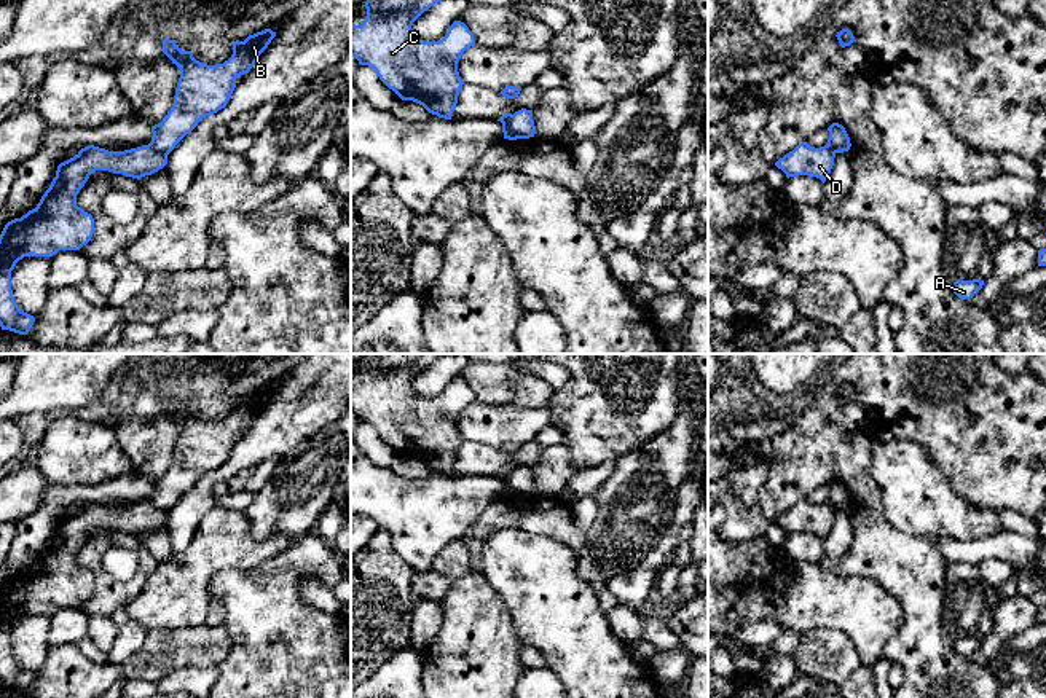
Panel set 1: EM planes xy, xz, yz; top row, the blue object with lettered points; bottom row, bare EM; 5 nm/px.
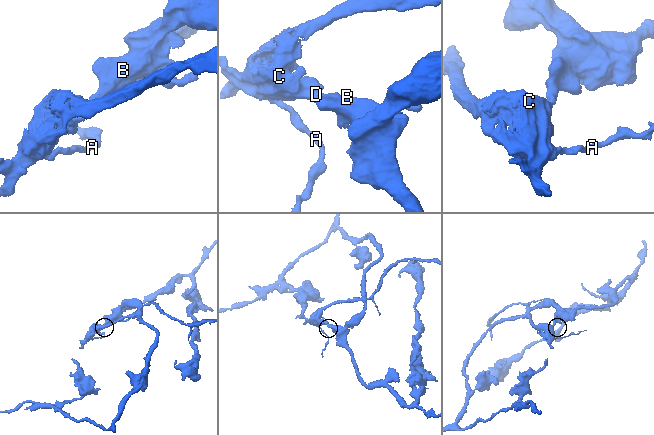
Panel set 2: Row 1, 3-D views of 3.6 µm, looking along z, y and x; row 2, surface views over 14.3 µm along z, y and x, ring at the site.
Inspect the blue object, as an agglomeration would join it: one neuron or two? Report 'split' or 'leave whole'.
split

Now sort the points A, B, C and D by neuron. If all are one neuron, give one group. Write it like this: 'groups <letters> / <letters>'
groups A C D / B

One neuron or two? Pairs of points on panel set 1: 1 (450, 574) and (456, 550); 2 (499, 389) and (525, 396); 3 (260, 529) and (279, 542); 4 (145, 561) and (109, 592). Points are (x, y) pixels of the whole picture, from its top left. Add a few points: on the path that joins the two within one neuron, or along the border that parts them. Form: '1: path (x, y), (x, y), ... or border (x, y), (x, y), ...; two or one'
1: path (450, 568), (456, 556); one
2: path (506, 389), (519, 396); one
3: border (243, 512), (257, 539), (286, 534), (292, 541); two
4: path (142, 572), (126, 590), (120, 592); one

